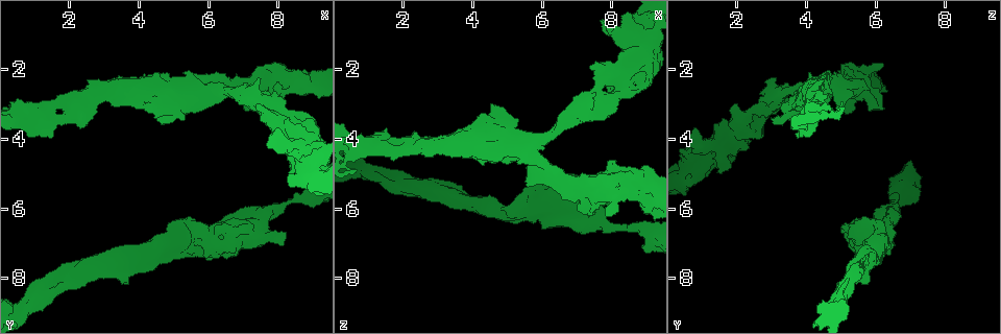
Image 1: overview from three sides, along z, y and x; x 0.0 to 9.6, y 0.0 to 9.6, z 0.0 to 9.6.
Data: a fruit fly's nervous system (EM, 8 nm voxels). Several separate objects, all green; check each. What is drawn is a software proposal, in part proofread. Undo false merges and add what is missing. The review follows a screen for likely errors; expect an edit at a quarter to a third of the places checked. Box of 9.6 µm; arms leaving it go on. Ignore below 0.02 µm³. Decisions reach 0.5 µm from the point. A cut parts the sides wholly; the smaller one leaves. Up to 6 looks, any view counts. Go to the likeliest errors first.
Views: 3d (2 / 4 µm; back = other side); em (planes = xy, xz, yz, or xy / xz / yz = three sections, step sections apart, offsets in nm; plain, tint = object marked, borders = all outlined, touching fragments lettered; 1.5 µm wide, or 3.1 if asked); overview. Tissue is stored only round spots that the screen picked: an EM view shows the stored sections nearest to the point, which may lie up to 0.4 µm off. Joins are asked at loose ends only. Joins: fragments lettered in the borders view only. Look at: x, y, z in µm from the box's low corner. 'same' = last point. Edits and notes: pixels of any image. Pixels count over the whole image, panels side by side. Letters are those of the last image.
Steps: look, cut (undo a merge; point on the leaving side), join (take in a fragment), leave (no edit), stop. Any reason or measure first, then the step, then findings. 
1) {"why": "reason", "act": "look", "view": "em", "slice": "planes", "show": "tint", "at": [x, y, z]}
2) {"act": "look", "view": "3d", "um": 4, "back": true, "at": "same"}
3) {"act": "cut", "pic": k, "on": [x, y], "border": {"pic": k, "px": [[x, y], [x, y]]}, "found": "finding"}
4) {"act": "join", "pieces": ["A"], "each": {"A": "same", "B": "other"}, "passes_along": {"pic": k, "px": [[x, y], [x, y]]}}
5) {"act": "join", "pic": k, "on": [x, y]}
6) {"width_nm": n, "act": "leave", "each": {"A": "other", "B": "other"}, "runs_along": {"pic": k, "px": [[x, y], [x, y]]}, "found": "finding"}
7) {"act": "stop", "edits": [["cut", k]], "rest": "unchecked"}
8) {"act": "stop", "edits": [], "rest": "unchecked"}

{"why": "stops while still wide", "act": "look", "view": "3d", "um": 4, "at": [5.45, 6.25, 5.60]}

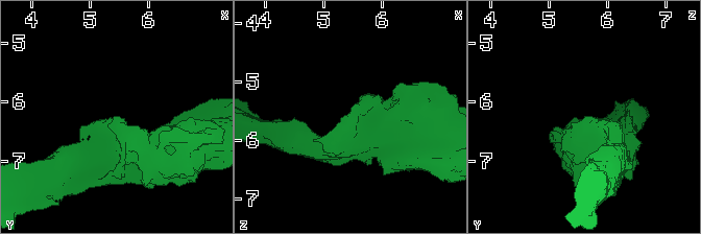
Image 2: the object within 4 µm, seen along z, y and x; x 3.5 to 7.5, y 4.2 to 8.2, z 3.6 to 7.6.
{"act": "look", "view": "em", "slice": "xz", "step": 8, "show": "borders", "at": [5.35, 6.30, 5.60]}

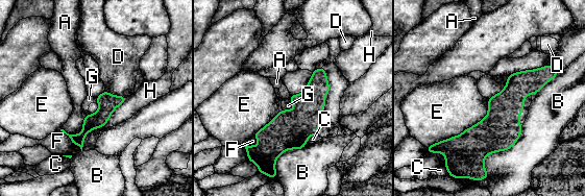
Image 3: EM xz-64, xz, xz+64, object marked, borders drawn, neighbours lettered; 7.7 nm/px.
{"why": "cut it another way", "act": "look", "view": "em", "slice": "planes", "show": "borders", "at": "same"}

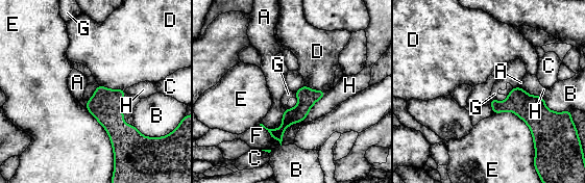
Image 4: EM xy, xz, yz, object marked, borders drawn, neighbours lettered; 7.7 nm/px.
{"act": "leave", "each": {"A": "other", "B": "other", "C": "other", "D": "other", "E": "other", "F": "other", "G": "other", "H": "other"}, "runs_along": {"pic": 4, "px": [[321, 93], [315, 95], [276, 136]]}, "found": "no lettered fragment goes on from it"}

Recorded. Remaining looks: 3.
{"why": "abrupt turn", "act": "look", "view": "em", "slice": "planes", "show": "borders", "at": [9.00, 2.40, 5.45]}

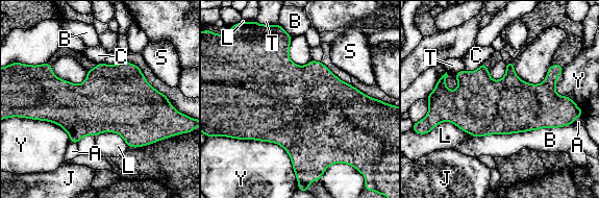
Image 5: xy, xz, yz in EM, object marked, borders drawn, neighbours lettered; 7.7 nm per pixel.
{"width_nm": 440, "act": "leave", "each": {"A": "other", "B": "other", "C": "other", "J": "other", "L": "other", "S": "other", "T": "other", "Y": "other"}, "border": {"pic": 5, "px": [[433, 127], [450, 121], [473, 137]]}, "found": "one neuron here"}

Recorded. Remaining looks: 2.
{"why": "thick turns thin", "act": "look", "view": "3d", "um": 4, "at": [7.35, 6.20, 6.40]}

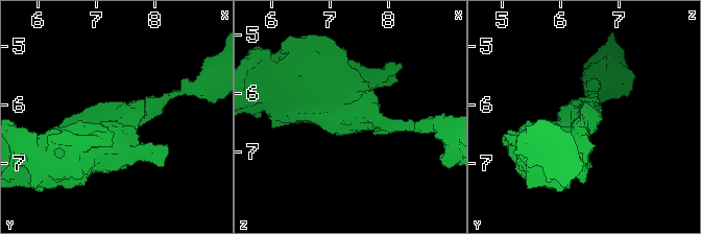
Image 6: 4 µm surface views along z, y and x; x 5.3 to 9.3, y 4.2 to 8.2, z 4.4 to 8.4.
{"arm_widths_nm": [280, 750], "act": "look", "view": "em", "um": 3.1, "slice": "planes", "show": "borders", "at": [7.25, 6.20, 6.35]}

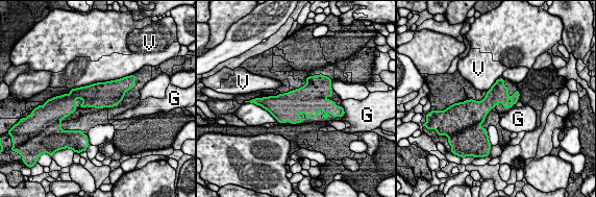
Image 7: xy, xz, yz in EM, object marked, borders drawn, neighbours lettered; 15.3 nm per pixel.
{"width_nm": 300, "act": "leave", "each": {"G": "other", "V": "other"}, "runs_along": {"pic": 7, "px": [[516, 95], [468, 104]]}, "found": "one neuron here"}

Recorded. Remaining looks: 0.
{"act": "stop", "edits": [], "rest": "unchecked"}

